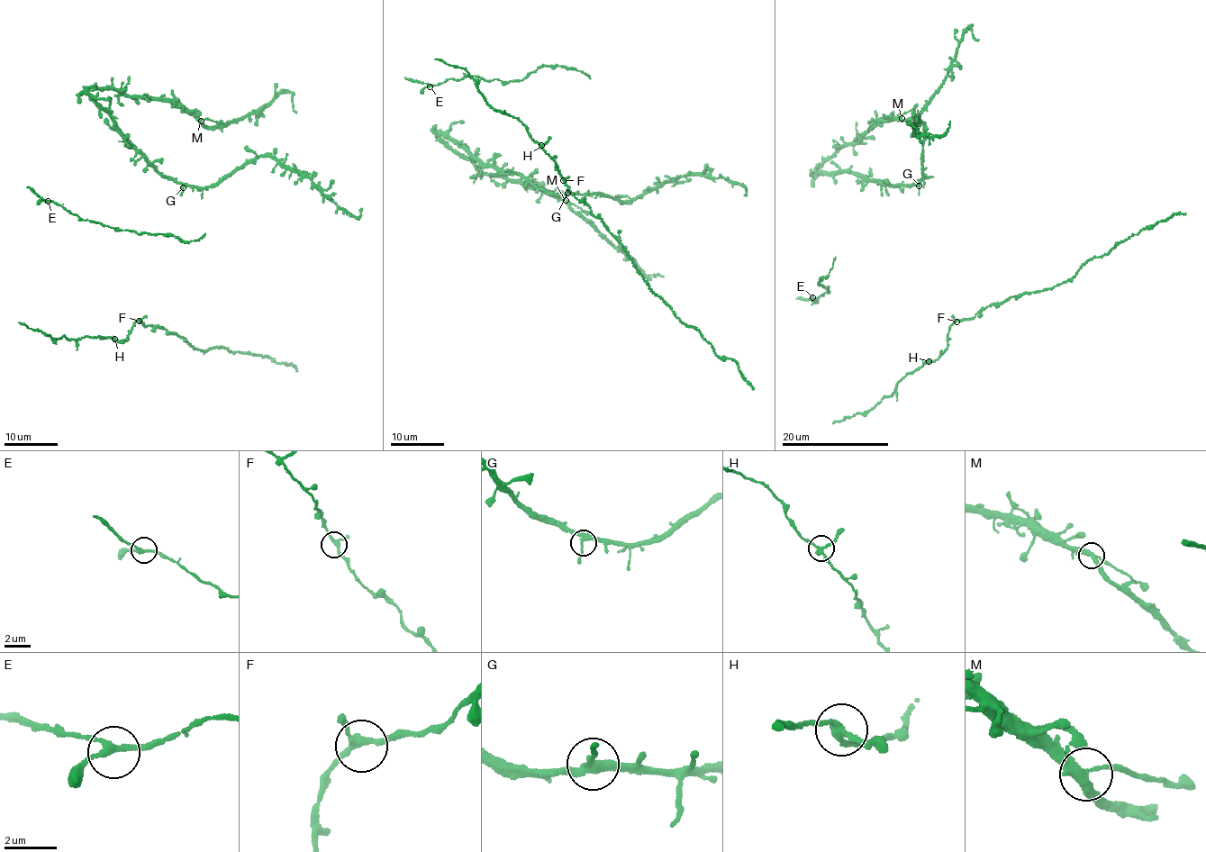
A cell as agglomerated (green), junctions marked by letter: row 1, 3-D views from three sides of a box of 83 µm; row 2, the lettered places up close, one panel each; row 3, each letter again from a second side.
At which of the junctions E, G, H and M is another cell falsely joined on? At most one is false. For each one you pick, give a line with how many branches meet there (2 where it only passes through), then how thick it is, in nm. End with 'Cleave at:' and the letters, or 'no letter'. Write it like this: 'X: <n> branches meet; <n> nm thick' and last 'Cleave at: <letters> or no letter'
Cleave at: no letter

